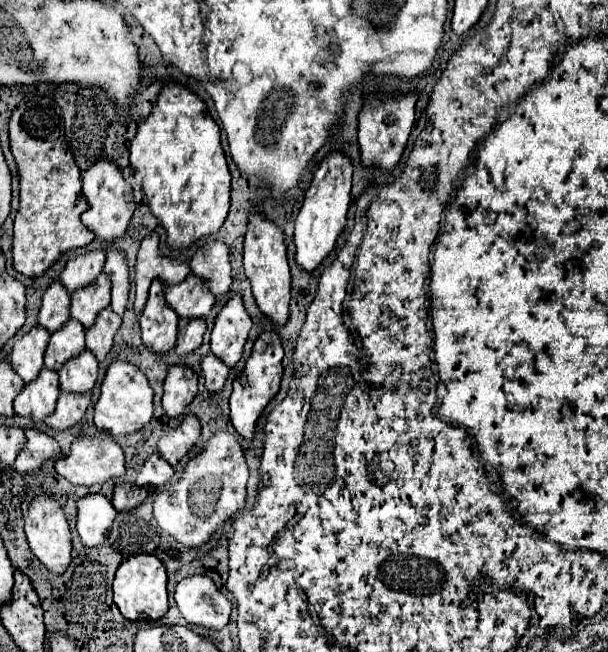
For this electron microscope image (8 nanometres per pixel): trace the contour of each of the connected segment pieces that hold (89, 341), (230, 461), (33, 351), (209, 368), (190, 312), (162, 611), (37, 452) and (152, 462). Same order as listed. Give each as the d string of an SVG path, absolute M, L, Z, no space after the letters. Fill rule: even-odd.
M105 308L97 316L95 324L87 330L85 346L87 346L87 350L91 350L95 354L95 358L99 362L103 362L105 356L109 354L109 350L113 346L113 338L117 334L119 326L121 326L121 318L111 308Z
M217 432L205 450L189 460L181 480L173 484L173 488L157 494L153 500L155 520L177 542L185 546L203 546L225 520L243 510L247 478L249 468L237 438L227 432Z
M35 326L29 334L25 334L13 344L11 366L23 378L25 384L31 382L35 376L39 376L43 368L43 354L47 342L49 342L49 332L41 326Z
M209 354L201 360L201 368L203 368L203 376L205 376L205 388L209 390L209 394L219 394L227 382L229 368L213 354Z
M189 274L181 284L167 286L165 298L179 318L205 318L215 300L207 286L203 286L203 282L193 274Z
M139 554L139 556L131 556L129 560L125 560L115 574L113 600L119 612L131 622L139 618L157 622L159 618L163 618L169 610L169 604L167 604L167 574L159 558L151 554Z
M27 430L25 436L27 436L27 446L17 454L15 460L15 470L19 470L19 474L31 474L39 466L43 466L43 462L47 462L49 458L61 456L59 444L51 436L39 430Z
M153 454L151 458L145 460L135 484L137 486L163 486L167 480L171 480L175 474L175 470L171 466L167 466L167 462L163 462L157 454Z

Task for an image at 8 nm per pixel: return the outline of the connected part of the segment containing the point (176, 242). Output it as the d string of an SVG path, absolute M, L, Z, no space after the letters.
M167 84L153 104L151 116L139 126L131 142L131 172L141 178L141 188L147 196L151 214L161 222L167 232L167 246L171 250L185 250L203 236L217 234L229 212L229 184L231 174L219 140L221 132L217 122L209 116L205 104L187 88Z

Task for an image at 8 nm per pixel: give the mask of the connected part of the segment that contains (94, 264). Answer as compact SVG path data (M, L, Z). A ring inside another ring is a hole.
M95 250L95 252L83 254L83 256L75 256L67 262L59 280L67 288L67 292L73 294L75 290L89 286L91 282L95 282L95 278L99 278L99 274L103 270L103 262L105 262L103 250Z

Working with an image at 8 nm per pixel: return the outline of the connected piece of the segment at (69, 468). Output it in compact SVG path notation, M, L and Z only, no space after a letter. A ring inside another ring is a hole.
M77 438L73 442L73 446L71 446L71 454L67 458L59 458L55 462L55 470L63 478L67 478L71 484L75 484L75 486L103 484L109 478L121 478L121 476L125 476L123 450L111 438L107 438L107 440L99 440L99 438Z

